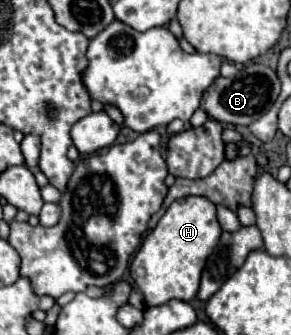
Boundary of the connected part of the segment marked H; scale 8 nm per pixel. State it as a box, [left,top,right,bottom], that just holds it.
[130,196,220,306]

